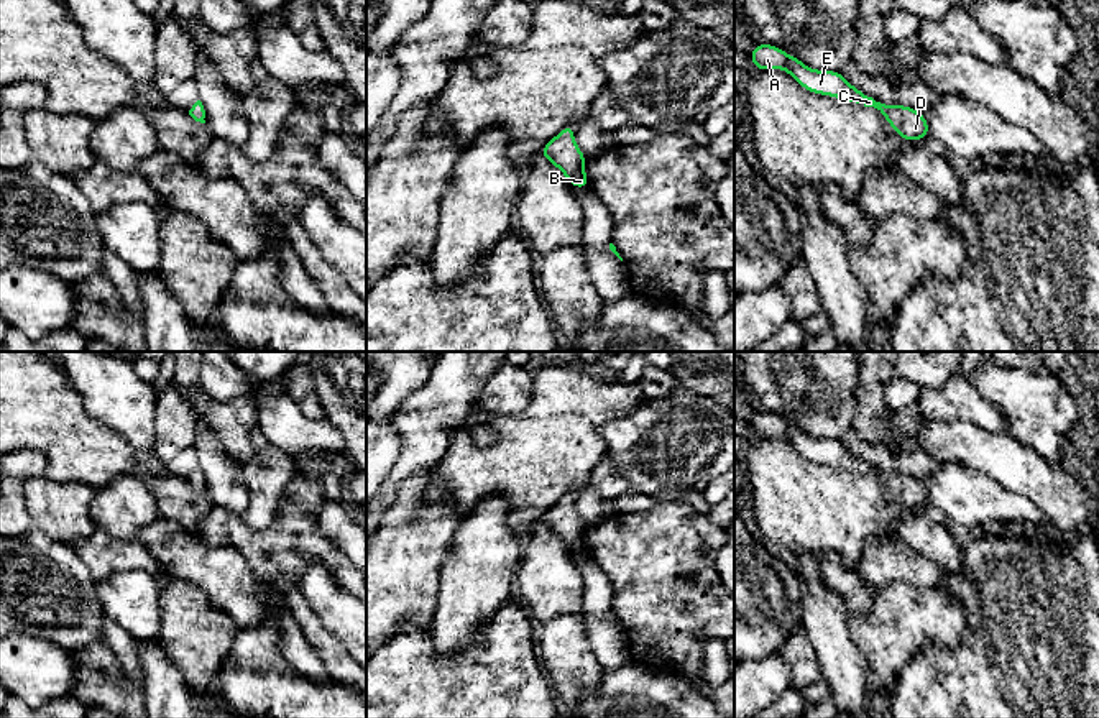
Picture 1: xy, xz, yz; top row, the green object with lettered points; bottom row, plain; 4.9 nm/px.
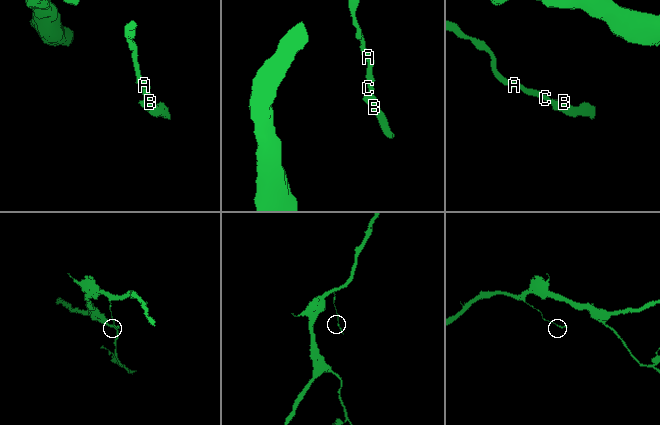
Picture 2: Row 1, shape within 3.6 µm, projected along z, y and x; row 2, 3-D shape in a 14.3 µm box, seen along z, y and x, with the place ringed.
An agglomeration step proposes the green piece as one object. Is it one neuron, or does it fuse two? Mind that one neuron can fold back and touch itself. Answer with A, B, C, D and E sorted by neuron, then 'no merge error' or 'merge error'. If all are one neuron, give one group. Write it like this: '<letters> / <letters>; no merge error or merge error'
A B C D E; no merge error

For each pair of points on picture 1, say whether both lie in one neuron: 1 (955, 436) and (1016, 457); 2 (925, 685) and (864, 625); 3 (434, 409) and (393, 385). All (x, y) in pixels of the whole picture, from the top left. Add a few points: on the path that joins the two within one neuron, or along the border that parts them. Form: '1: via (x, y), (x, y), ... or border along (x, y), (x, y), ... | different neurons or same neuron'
1: via (970, 444), (1001, 457) | same neuron
2: border along (938, 646), (922, 646), (904, 666), (889, 692) | different neurons
3: border along (432, 368), (427, 380), (390, 418) | different neurons

